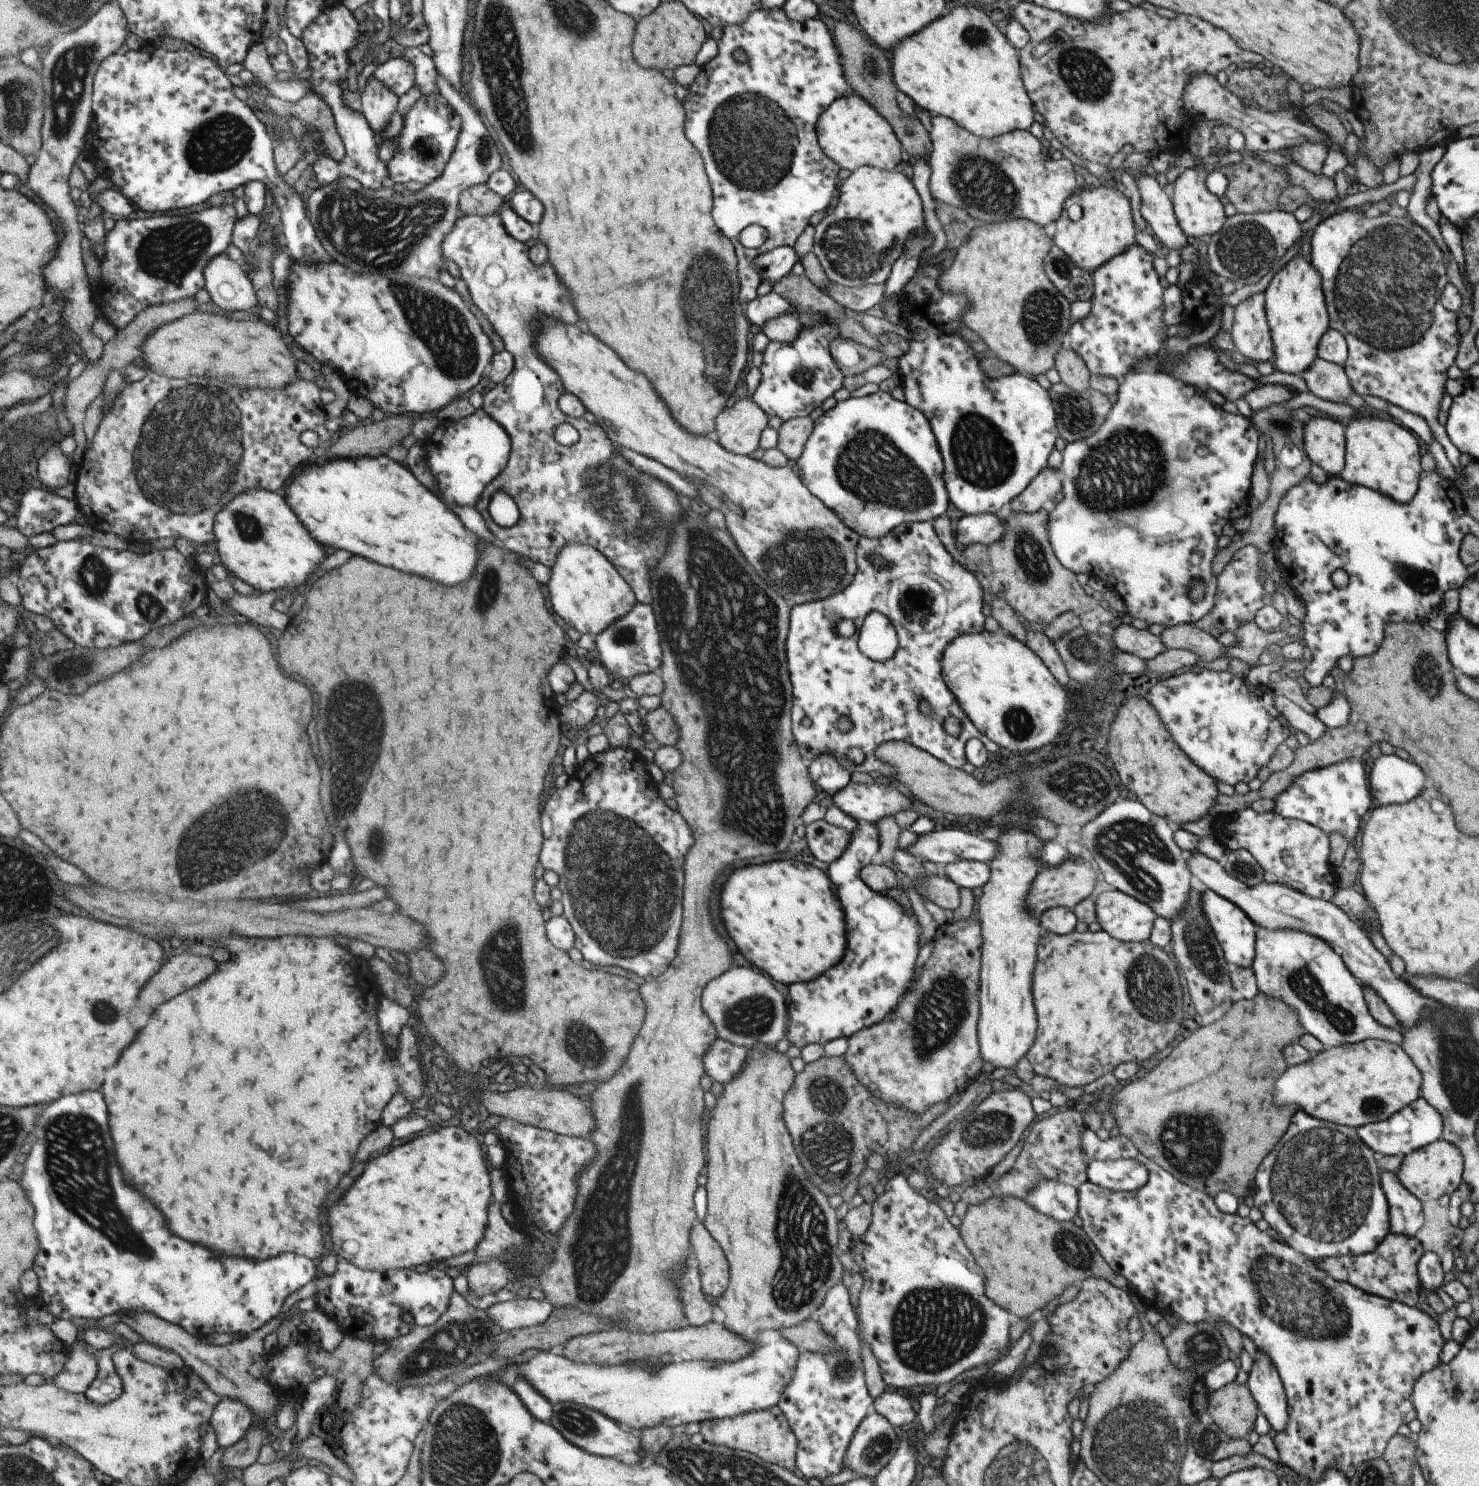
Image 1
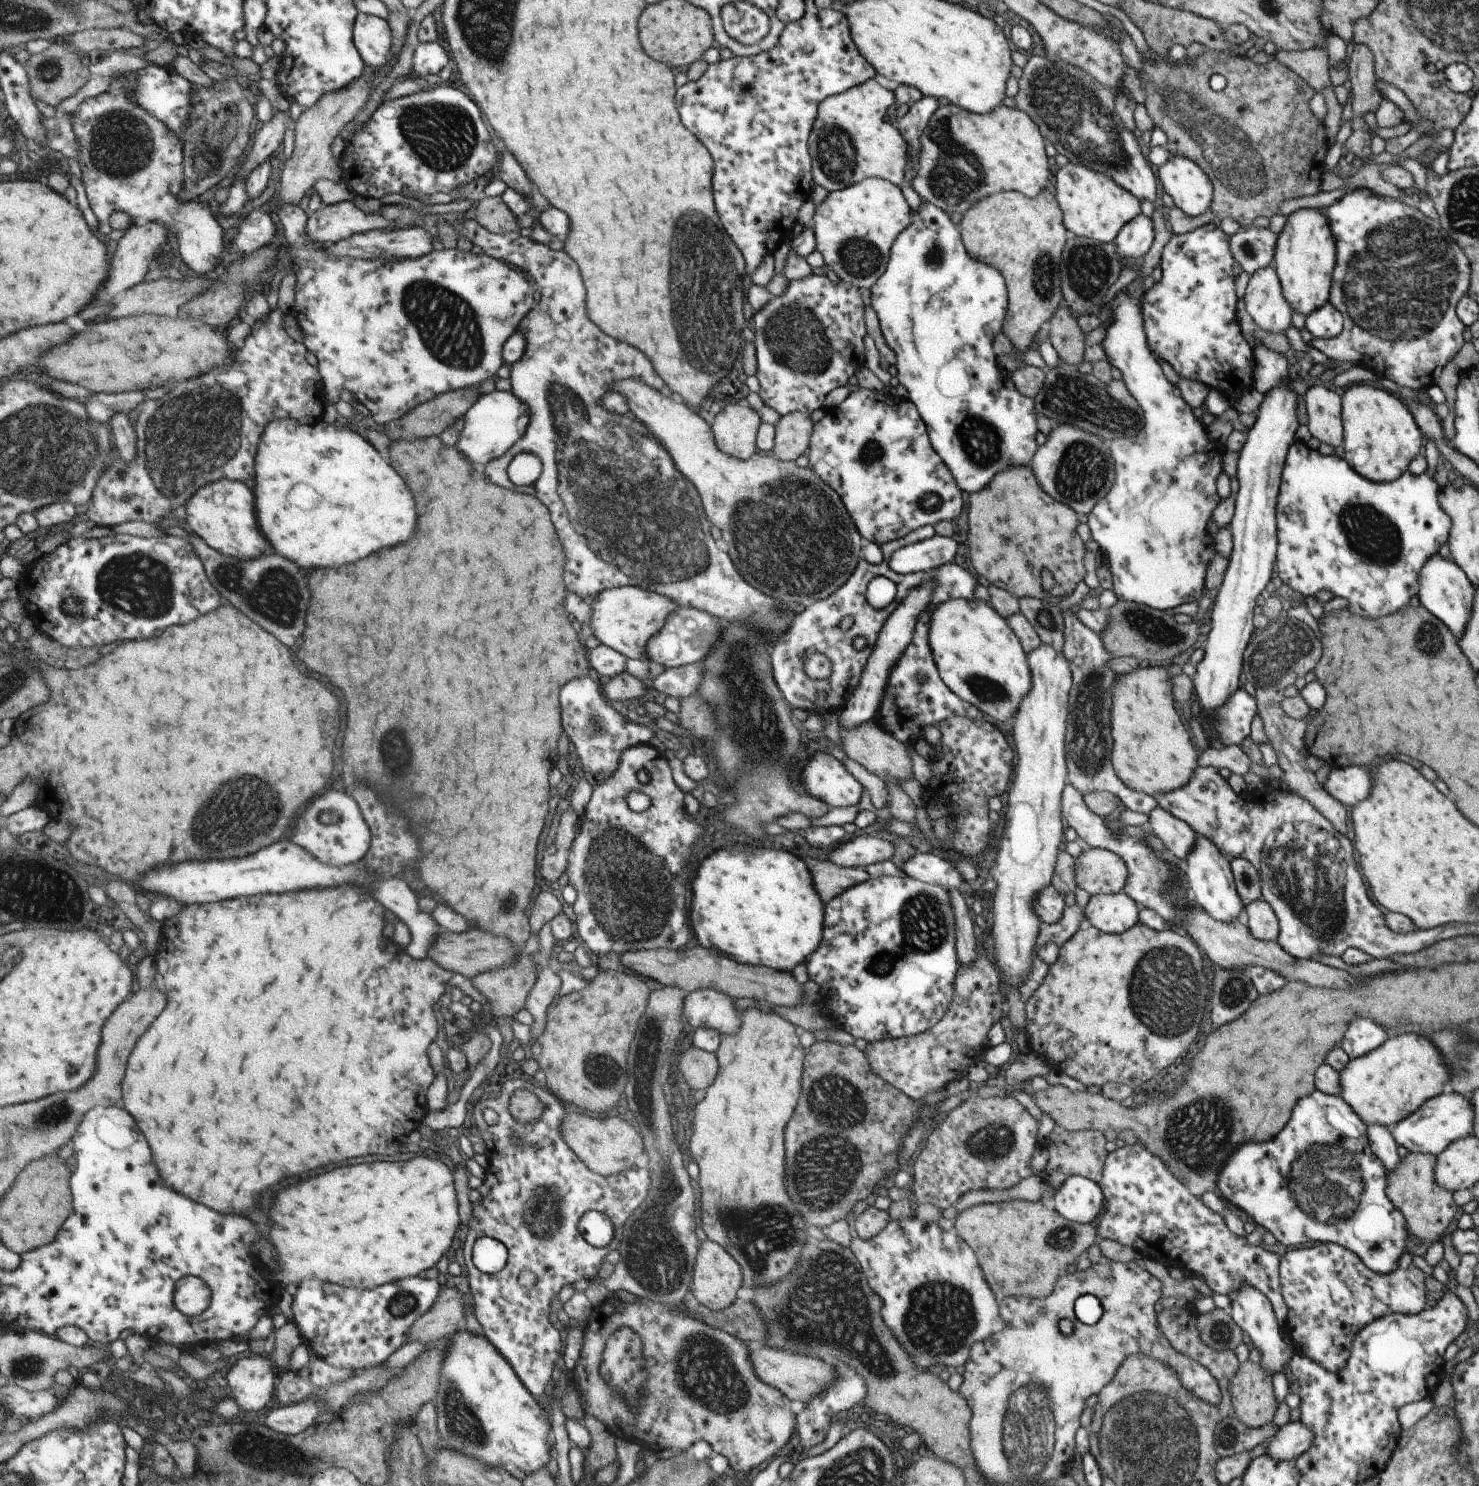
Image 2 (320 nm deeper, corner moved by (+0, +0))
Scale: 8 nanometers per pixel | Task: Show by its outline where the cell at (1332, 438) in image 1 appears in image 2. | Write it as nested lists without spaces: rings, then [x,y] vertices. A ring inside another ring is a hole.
[[[1314,384],[1304,395],[1307,428],[1320,443],[1330,444],[1338,452],[1342,443],[1340,396],[1324,384]]]

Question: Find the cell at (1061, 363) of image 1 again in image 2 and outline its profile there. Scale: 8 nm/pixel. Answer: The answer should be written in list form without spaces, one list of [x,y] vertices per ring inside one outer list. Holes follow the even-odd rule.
[[[1061,303],[1048,318],[1050,328],[1047,339],[1060,358],[1060,364],[1067,363],[1072,368],[1076,368],[1082,362],[1085,347],[1085,335],[1076,320],[1065,303]]]

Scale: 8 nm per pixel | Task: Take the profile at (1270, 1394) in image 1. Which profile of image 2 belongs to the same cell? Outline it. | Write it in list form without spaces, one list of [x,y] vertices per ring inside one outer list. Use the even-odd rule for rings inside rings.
[[[1239,1287],[1232,1294],[1229,1294],[1230,1303],[1228,1306],[1228,1313],[1231,1320],[1247,1334],[1247,1338],[1251,1340],[1254,1348],[1259,1350],[1261,1353],[1261,1362],[1259,1365],[1262,1366],[1267,1374],[1272,1374],[1282,1368],[1282,1366],[1288,1362],[1291,1358],[1292,1352],[1287,1346],[1283,1337],[1279,1334],[1279,1324],[1275,1320],[1275,1315],[1270,1305],[1269,1299],[1265,1298],[1259,1290],[1255,1287]]]

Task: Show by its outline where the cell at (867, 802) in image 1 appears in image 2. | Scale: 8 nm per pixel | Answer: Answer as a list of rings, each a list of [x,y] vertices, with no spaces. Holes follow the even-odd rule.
[[[823,751],[806,756],[799,781],[809,796],[822,800],[830,807],[856,805],[863,788],[839,761]]]

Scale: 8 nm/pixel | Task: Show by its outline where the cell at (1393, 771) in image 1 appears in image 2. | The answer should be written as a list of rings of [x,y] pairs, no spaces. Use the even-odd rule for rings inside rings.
[[[1357,765],[1334,767],[1322,787],[1331,798],[1337,799],[1343,806],[1353,806],[1369,794],[1370,774],[1365,767]]]

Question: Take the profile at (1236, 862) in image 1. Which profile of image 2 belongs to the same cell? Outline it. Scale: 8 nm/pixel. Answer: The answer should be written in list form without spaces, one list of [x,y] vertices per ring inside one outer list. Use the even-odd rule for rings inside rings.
[[[1241,857],[1233,858],[1229,863],[1237,896],[1245,905],[1262,898],[1260,893],[1260,878],[1257,869]]]

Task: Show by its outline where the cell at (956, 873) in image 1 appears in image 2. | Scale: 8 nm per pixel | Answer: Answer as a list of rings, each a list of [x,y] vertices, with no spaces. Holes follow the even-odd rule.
[[[916,851],[901,865],[900,870],[906,877],[932,885],[941,885],[946,889],[957,888],[963,880],[952,863],[937,852]]]

